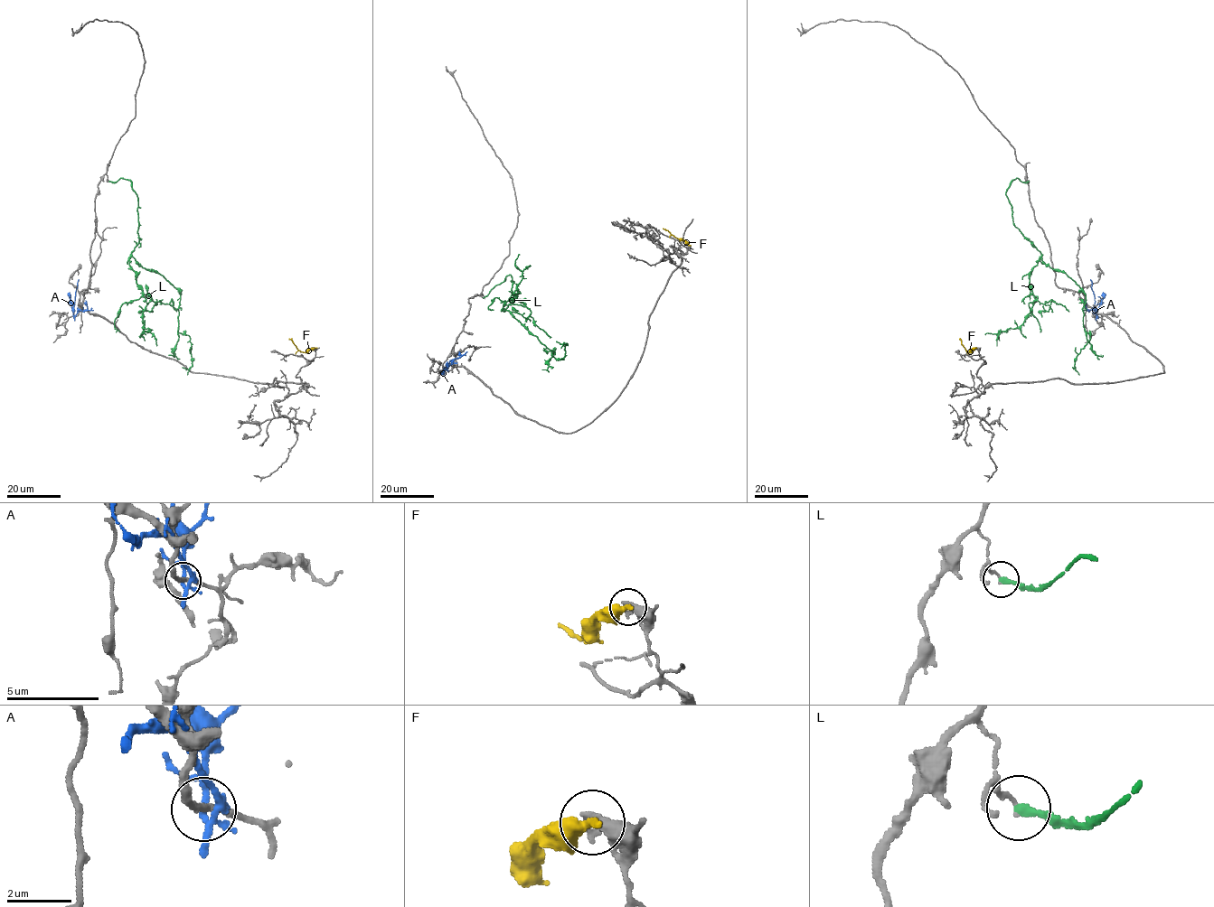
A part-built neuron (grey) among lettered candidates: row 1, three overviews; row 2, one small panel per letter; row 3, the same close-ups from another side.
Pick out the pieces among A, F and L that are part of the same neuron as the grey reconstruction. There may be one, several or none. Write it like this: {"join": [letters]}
{"join": []}

